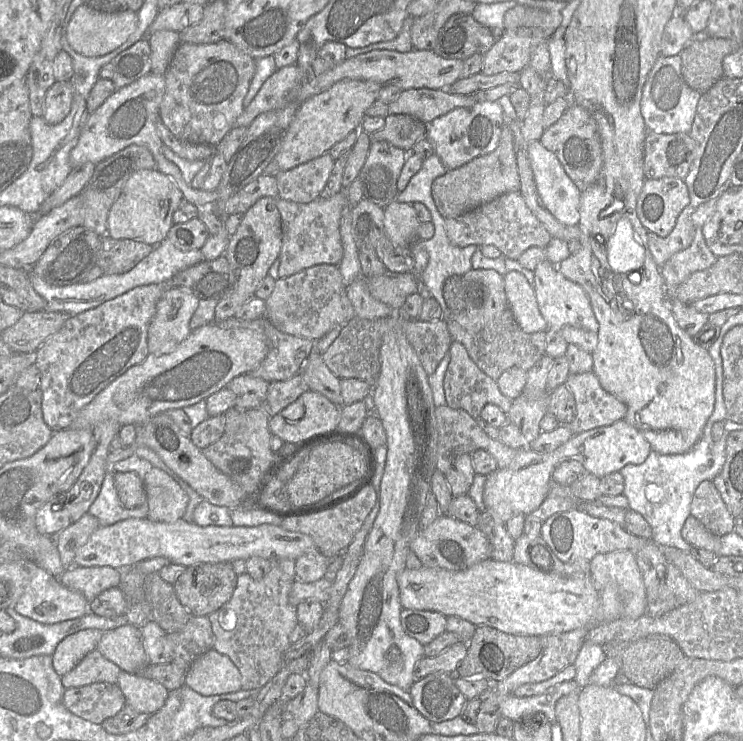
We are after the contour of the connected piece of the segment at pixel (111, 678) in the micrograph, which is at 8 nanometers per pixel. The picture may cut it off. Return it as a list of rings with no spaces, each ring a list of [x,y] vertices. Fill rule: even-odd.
[[[97,649],[88,653],[70,672],[61,676],[63,686],[81,687],[97,682],[116,684],[122,670]]]

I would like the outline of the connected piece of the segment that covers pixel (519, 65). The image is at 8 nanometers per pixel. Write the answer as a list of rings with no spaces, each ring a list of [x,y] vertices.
[[[520,4],[508,10],[504,17],[505,32],[484,55],[484,64],[480,73],[496,75],[502,72],[521,72],[530,64],[535,48],[548,43],[561,22],[562,14],[557,11],[545,11]]]

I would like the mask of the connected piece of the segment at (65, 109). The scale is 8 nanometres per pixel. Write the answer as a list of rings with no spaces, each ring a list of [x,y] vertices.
[[[55,81],[46,92],[43,118],[49,124],[60,123],[70,112],[72,105],[70,81]]]

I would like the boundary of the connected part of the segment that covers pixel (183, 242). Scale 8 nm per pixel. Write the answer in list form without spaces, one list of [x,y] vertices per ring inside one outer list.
[[[198,218],[174,224],[168,231],[166,239],[181,251],[201,249],[210,236],[206,225]]]

